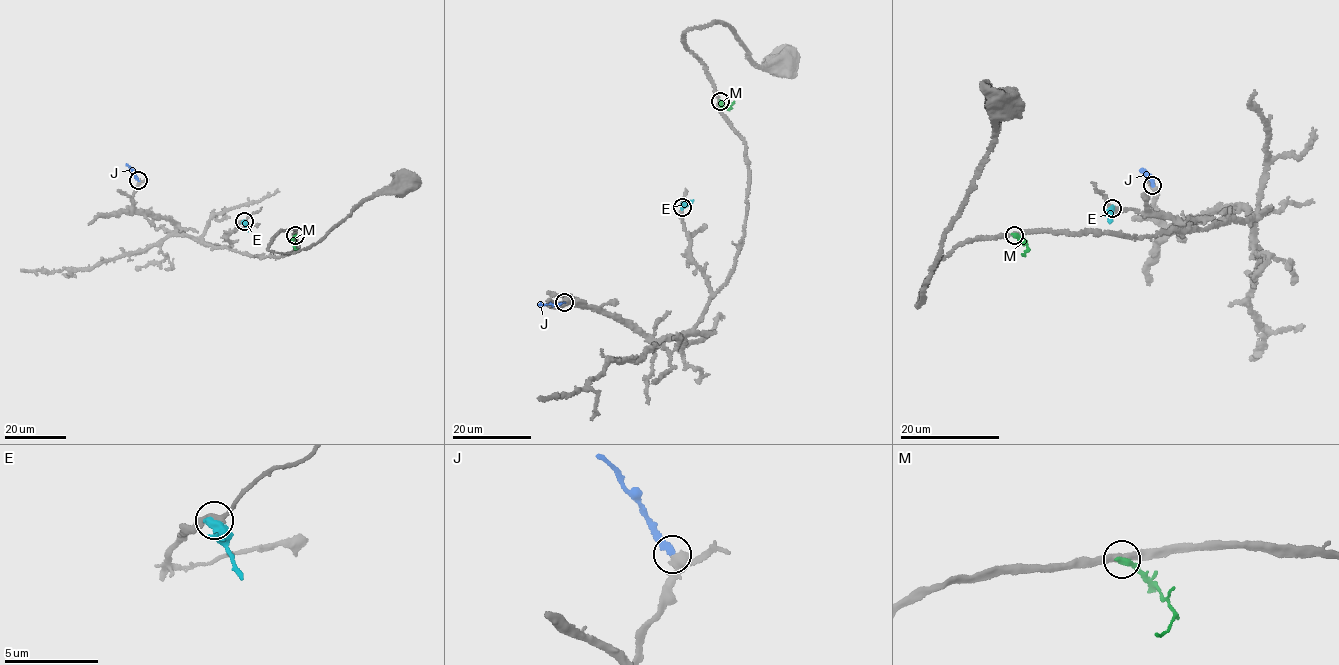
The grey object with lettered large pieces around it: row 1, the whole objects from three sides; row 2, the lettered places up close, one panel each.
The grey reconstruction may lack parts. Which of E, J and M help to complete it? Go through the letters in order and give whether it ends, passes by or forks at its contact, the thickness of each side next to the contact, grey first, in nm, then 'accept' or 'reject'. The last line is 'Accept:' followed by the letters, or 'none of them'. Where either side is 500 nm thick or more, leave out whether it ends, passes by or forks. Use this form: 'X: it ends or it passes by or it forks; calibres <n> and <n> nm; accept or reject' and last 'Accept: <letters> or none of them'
E: calibres 240 and 650 nm; reject
J: it ends; calibres 400 and 240 nm; accept
M: it ends; calibres 380 and 320 nm; reject
Accept: J

